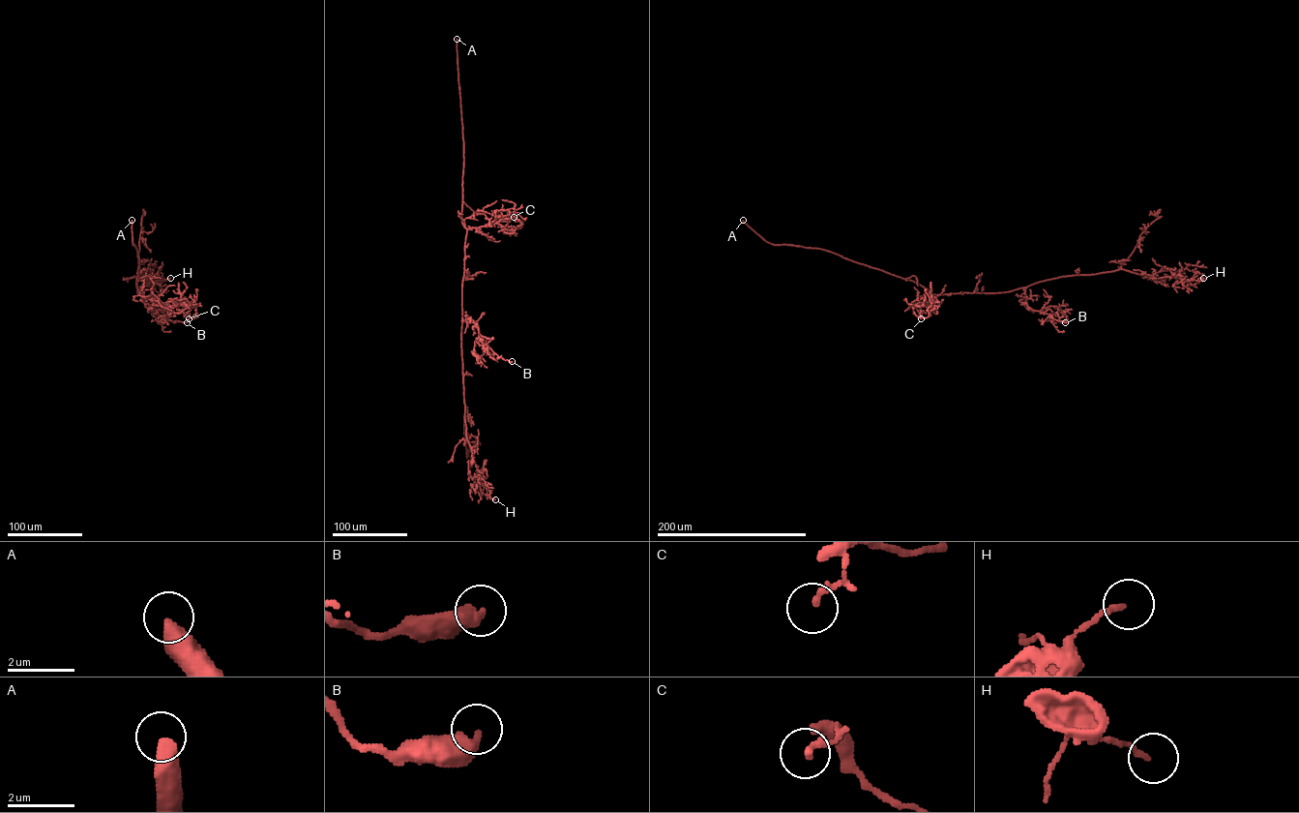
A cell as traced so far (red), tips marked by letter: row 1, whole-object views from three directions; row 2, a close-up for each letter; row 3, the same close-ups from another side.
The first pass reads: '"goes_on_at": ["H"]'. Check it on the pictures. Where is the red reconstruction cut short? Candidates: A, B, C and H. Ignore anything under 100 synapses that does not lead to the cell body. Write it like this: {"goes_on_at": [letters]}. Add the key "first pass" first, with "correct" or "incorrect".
{"first pass": "incorrect", "goes_on_at": ["A"]}

